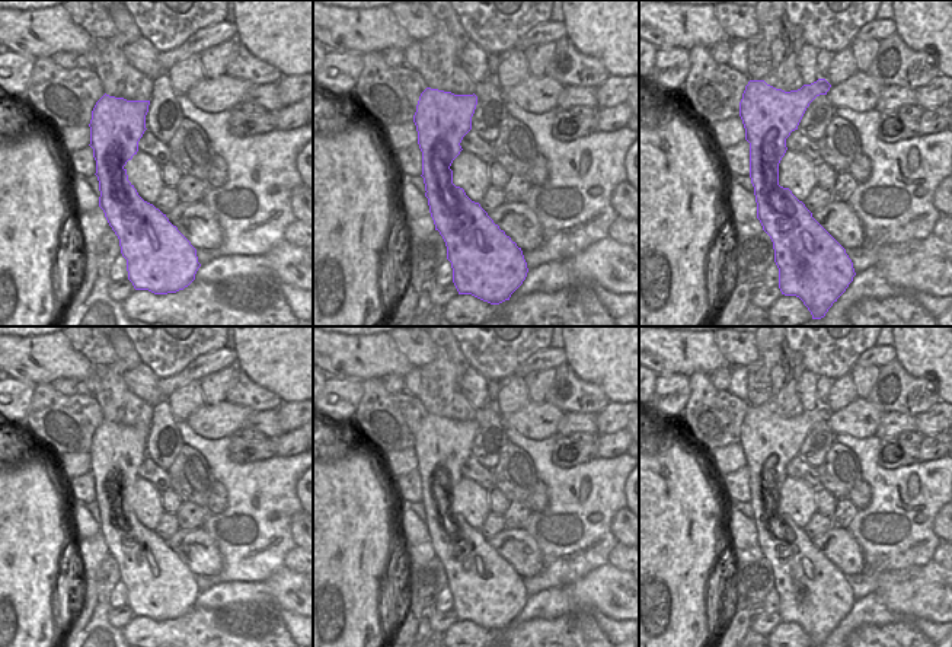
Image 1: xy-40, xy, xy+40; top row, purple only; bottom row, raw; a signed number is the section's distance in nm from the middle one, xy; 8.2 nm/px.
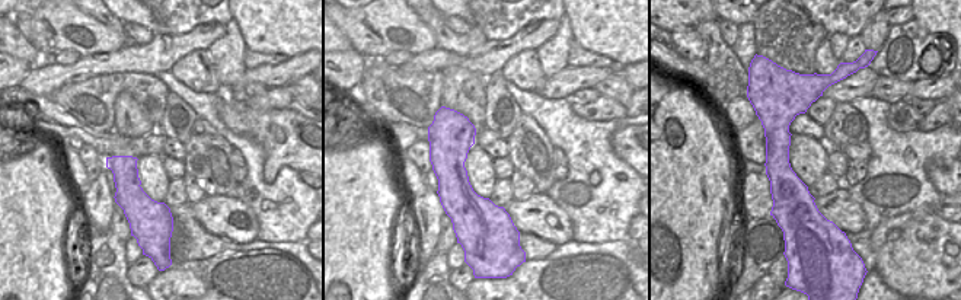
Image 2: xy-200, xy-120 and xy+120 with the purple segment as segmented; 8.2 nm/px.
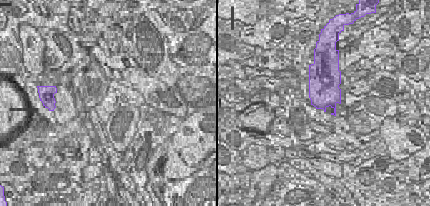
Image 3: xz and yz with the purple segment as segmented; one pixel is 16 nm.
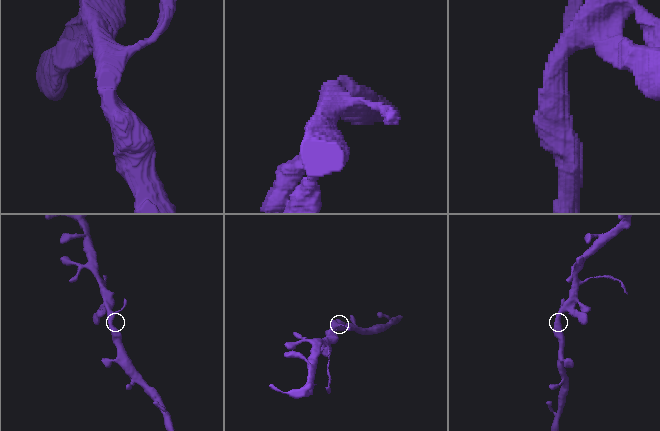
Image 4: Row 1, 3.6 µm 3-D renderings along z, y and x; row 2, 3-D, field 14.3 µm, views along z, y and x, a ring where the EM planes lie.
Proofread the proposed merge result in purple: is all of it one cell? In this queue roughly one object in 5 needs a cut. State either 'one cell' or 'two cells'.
one cell

